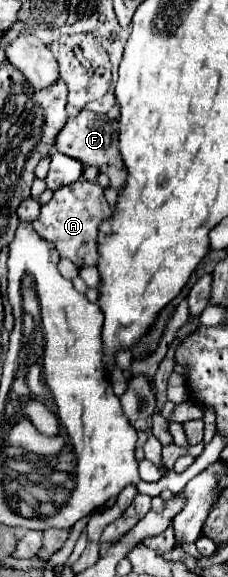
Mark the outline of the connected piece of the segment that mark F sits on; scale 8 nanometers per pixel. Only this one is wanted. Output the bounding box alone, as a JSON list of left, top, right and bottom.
[55,109,123,167]

